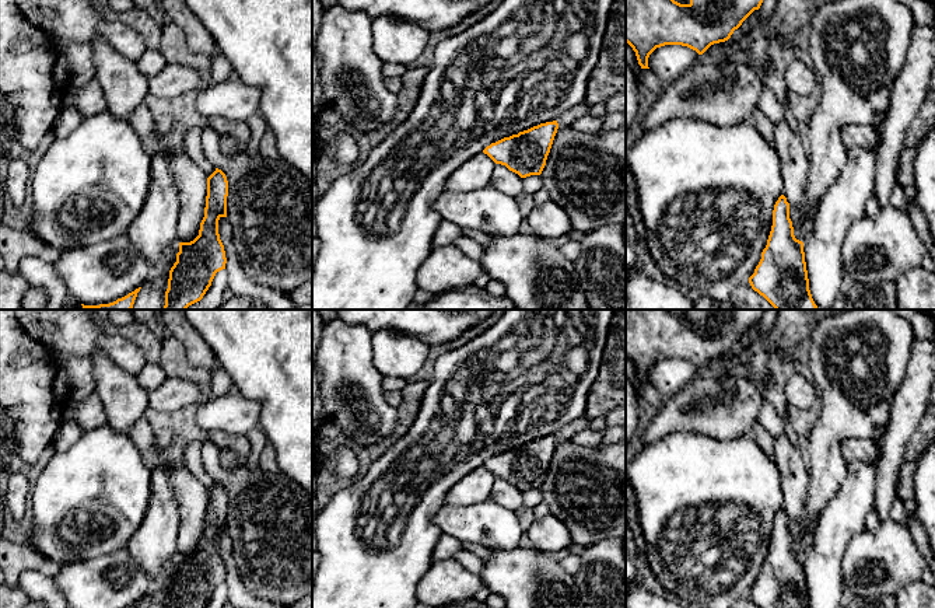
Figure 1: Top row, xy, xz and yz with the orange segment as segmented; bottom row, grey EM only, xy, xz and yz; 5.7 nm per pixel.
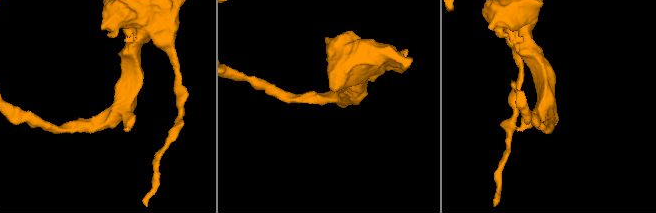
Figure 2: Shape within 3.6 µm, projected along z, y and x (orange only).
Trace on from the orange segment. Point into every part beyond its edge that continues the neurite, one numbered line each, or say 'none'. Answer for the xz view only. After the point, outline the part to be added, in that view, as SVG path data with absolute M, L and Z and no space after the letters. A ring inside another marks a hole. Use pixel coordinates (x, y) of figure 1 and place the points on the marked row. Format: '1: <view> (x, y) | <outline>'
none

